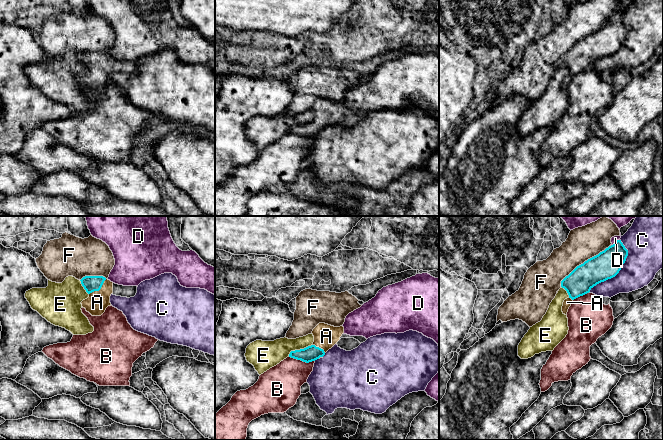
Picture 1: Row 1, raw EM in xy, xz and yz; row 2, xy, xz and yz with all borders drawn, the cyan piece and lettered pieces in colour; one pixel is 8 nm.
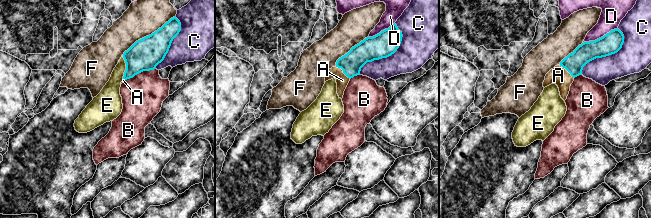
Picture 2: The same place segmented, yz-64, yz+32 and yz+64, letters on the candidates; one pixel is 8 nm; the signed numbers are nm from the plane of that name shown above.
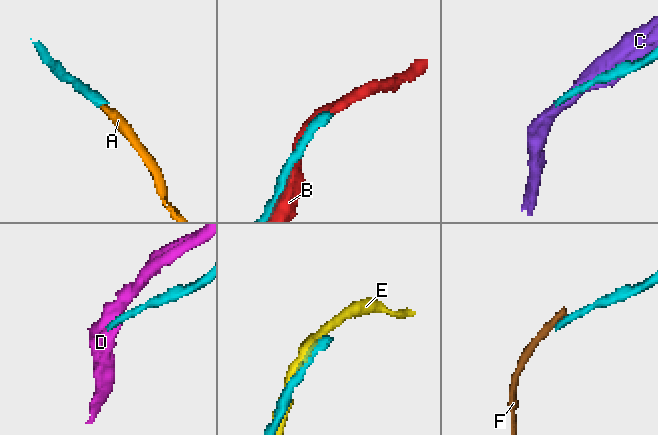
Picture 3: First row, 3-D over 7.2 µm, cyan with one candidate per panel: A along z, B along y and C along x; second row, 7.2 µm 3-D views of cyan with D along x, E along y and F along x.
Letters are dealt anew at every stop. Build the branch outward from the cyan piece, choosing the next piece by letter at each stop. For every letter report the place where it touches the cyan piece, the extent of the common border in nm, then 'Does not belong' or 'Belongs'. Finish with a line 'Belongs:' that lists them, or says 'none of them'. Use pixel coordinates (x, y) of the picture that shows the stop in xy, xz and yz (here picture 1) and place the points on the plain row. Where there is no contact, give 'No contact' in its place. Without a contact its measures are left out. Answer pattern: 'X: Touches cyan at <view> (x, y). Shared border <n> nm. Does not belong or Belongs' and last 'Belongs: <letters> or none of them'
A: Touches cyan at xy (99, 65). Shared border 190 nm. Belongs
B: Touches cyan at xz (302, 136). Shared border 220 nm. Does not belong
C: Touches cyan at yz (619, 46). Shared border 500 nm. Does not belong
D: Touches cyan at yz (616, 17). Shared border 90 nm. Does not belong
E: Touches cyan at xz (300, 125). Shared border 220 nm. Does not belong
F: Touches cyan at yz (584, 38). Shared border 550 nm. Does not belong
Belongs: A

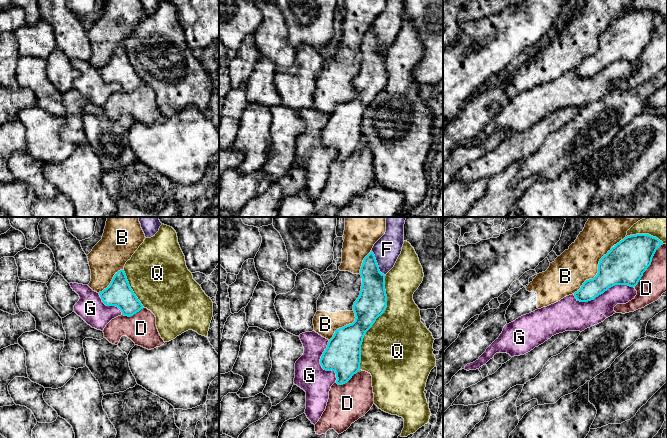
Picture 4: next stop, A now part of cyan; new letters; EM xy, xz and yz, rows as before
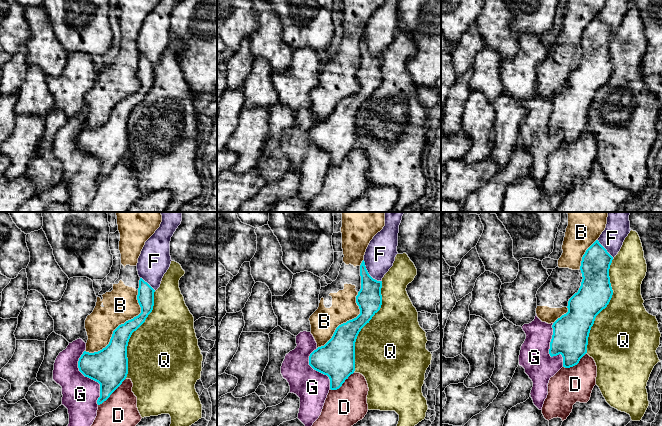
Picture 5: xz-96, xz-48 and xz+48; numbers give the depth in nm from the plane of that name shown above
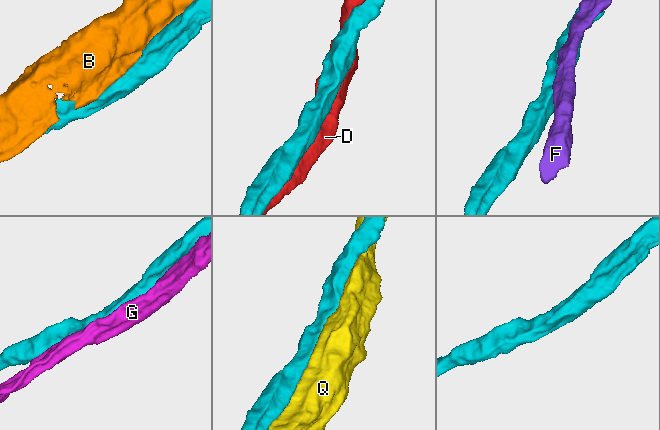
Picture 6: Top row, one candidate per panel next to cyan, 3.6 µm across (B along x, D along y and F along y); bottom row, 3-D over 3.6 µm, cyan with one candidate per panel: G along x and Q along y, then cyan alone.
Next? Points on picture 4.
B: Touches cyan at yz (598, 42). Shared border 650 nm. Does not belong
D: Touches cyan at yz (650, 40). Shared border 420 nm. Does not belong
F: Touches cyan at xz (376, 39). Shared border 240 nm. Does not belong
G: Touches cyan at yz (603, 68). Shared border 500 nm. Does not belong
Q: Touches cyan at xz (374, 98). Shared border 800 nm. Does not belong
Belongs: none of them

